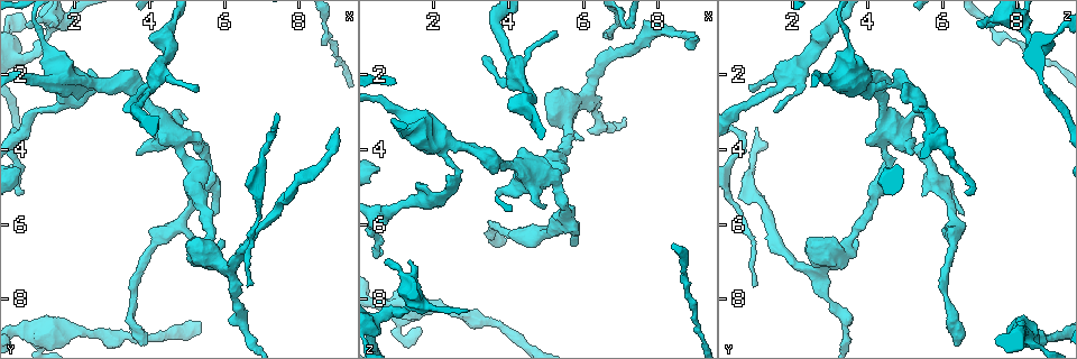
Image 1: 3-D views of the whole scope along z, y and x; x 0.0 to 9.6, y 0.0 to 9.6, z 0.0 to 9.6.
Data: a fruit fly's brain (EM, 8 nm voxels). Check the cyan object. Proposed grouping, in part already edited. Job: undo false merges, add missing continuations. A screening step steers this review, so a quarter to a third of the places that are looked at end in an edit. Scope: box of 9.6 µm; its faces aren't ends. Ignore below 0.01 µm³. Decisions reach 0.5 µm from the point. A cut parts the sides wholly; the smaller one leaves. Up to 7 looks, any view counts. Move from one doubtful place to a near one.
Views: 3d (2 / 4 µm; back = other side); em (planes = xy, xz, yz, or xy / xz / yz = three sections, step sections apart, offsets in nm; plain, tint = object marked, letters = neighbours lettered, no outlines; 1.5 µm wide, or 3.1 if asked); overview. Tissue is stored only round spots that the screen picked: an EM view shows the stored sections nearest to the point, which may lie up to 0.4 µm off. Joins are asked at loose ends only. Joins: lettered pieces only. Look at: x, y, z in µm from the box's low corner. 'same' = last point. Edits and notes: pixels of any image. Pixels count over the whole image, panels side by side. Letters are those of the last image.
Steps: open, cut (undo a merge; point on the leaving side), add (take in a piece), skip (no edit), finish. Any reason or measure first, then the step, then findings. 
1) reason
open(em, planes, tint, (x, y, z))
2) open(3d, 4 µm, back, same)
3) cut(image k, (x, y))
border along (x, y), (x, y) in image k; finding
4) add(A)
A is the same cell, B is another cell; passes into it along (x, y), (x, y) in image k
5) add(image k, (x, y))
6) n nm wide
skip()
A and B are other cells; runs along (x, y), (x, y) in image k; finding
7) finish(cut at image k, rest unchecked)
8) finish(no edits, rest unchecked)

open(em, xz, step 8, tint, (6.25, 8.15, 2.95))

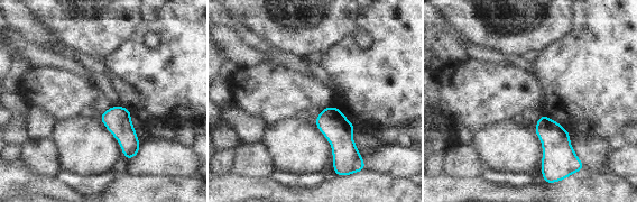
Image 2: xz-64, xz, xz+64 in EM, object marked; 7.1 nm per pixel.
cut it another way
open(em, planes, letters, same)

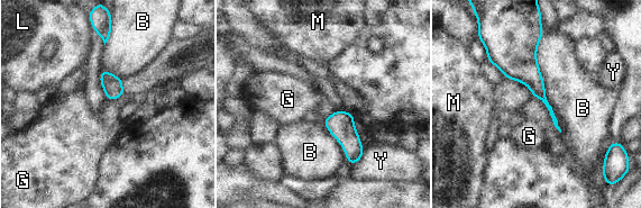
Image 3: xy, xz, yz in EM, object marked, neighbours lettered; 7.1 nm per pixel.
skip()
B, G, L, M and Y are other cells; one neuron here

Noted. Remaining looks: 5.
open(em, planes, letters, (6.65, 7.65, 0.90))

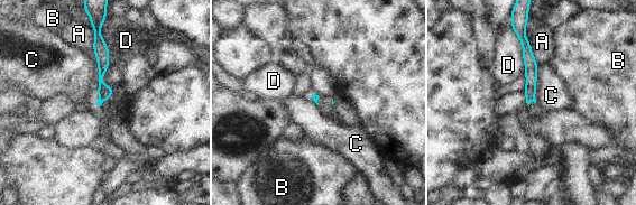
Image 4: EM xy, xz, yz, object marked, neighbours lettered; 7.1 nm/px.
skip()
A, B, C and D are other cells; runs along (522, 36), (531, 64), (532, 99) in image 4; none of them fits

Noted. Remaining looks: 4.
open(em, planes, letters, (8.70, 0.80, 7.35))

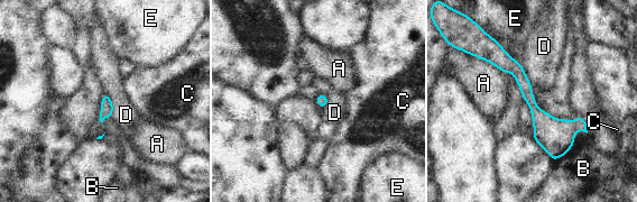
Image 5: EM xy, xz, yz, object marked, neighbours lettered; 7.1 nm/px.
skip()
A, B, C, D and E are other cells; border along (104, 91), (112, 103), (112, 116) in image 5; one neuron here

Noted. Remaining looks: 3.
finish(no edits, rest unchecked)

